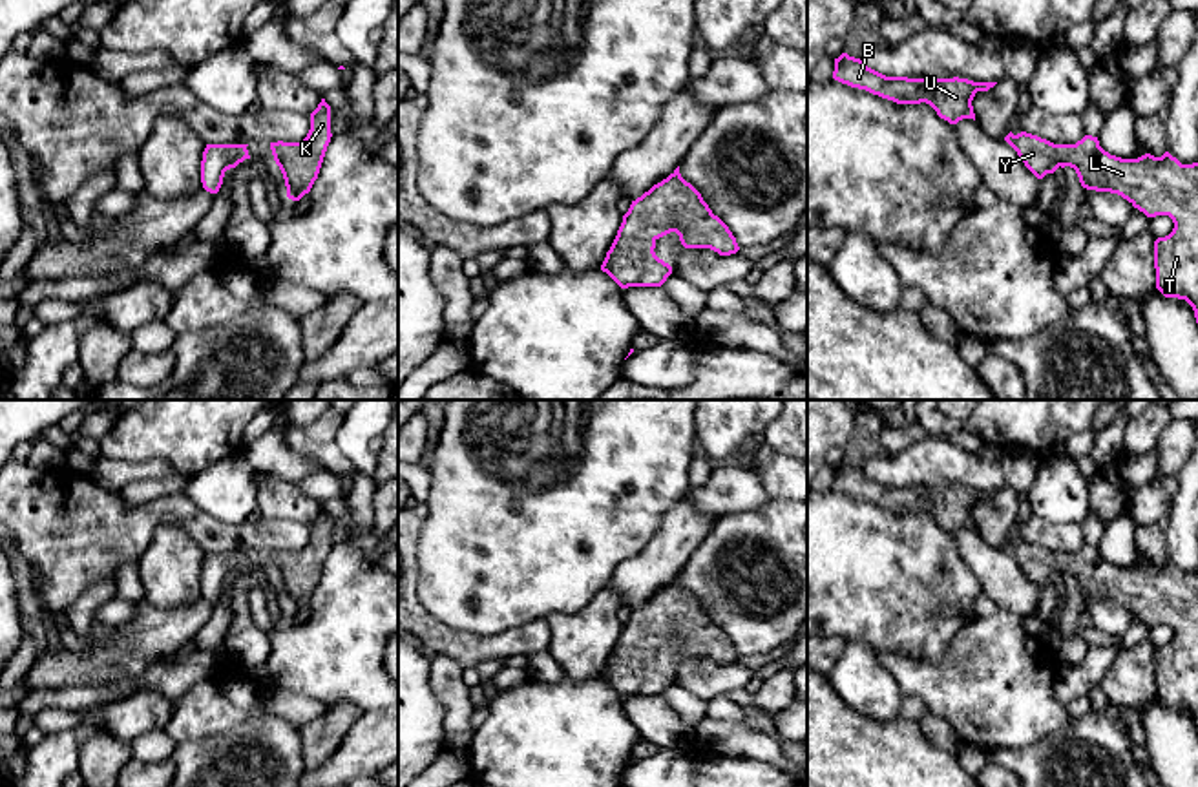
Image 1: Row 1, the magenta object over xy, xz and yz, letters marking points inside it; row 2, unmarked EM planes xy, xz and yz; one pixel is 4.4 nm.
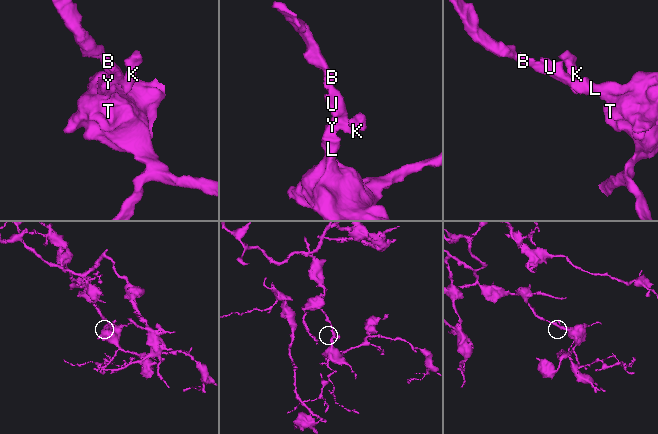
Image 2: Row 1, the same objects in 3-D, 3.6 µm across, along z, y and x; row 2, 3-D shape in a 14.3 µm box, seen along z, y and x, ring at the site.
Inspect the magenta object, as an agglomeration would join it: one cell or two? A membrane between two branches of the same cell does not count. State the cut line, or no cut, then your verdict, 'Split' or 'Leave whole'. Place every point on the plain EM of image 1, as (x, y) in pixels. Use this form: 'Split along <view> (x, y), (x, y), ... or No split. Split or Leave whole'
No split. Leave whole

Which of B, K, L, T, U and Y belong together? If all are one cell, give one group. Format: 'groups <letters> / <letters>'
groups B K L T U Y

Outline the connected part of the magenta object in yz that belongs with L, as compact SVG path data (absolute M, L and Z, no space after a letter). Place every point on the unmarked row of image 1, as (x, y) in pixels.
M1010 540L1004 550L1037 588L1054 582L1059 575L1070 575L1083 597L1118 603L1147 626L1169 624L1174 632L1172 641L1154 650L1156 698L1165 707L1185 708L1198 732L1198 572L1182 573L1169 561L1161 566L1145 562L1138 568L1121 568L1105 561L1092 544L1085 544L1076 553L1054 553L1026 540L1017 544Z

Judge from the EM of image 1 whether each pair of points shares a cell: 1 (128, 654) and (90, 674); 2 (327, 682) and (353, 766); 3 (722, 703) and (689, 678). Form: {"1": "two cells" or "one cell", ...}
{"1": "one cell", "2": "two cells", "3": "two cells"}

